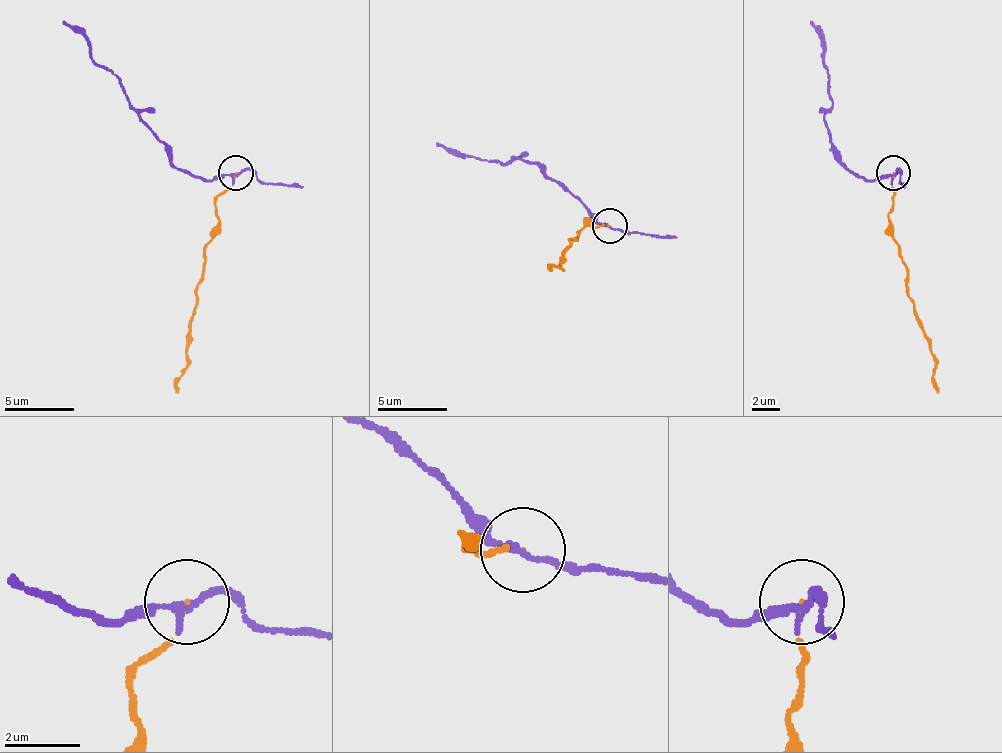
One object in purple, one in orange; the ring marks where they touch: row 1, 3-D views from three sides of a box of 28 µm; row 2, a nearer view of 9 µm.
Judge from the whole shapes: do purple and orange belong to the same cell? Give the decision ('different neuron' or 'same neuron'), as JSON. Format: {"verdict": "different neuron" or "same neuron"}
{"verdict": "different neuron"}

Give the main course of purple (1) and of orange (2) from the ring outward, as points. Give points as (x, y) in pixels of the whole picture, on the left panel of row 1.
1: (235, 172), (197, 179), (169, 158), (86, 40), (62, 20)
2: (235, 172), (214, 203), (218, 234), (204, 251), (186, 359), (176, 393)

